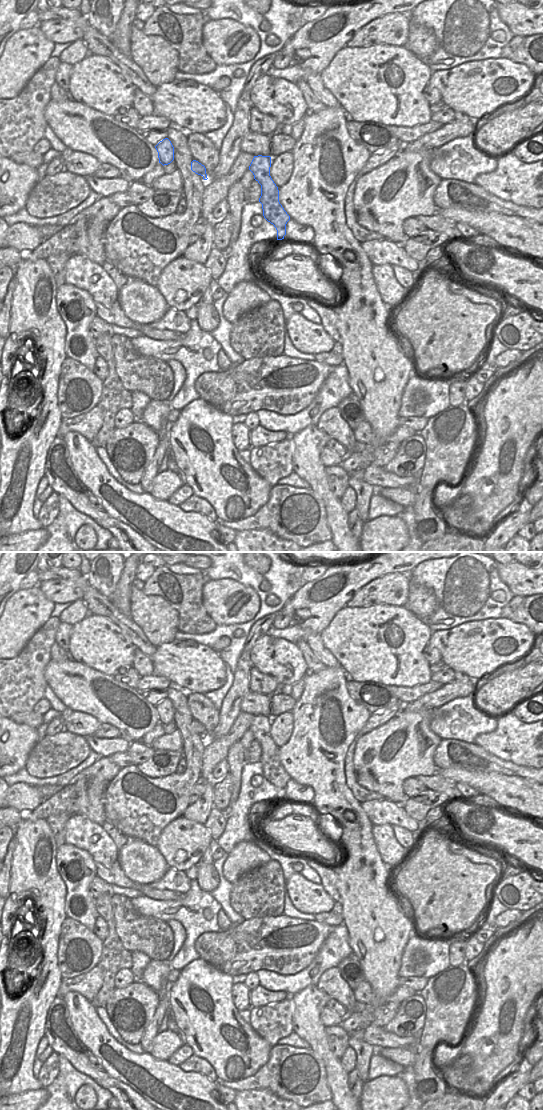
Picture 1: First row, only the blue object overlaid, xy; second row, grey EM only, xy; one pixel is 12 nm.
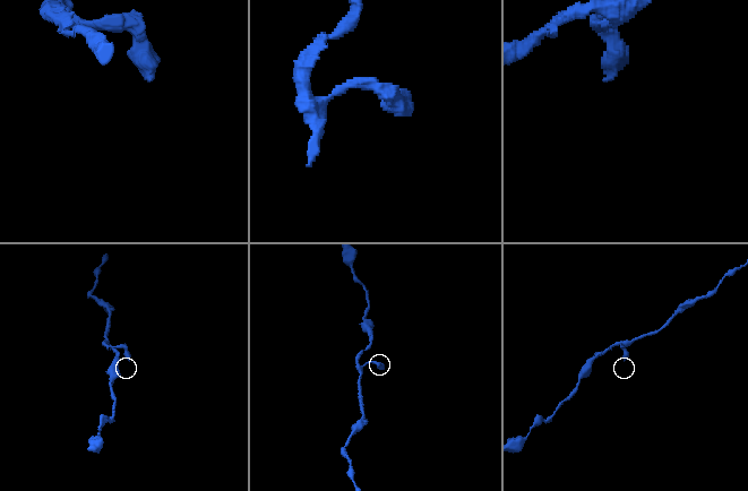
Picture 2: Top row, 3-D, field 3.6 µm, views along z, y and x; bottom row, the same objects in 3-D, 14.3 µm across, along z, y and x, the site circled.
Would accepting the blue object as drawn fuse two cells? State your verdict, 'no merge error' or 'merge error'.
no merge error

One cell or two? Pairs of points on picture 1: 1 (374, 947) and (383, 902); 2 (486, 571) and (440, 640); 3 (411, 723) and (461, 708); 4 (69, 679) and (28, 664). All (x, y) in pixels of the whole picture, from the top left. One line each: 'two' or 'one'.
1: one
2: two
3: two
4: two

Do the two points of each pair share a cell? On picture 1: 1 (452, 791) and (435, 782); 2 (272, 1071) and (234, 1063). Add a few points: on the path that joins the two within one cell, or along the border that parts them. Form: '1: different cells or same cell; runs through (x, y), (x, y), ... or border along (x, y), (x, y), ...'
1: same cell; runs through (448, 787), (439, 784)
2: different cells; border along (270, 1047), (268, 1060), (255, 1073), (239, 1081)

